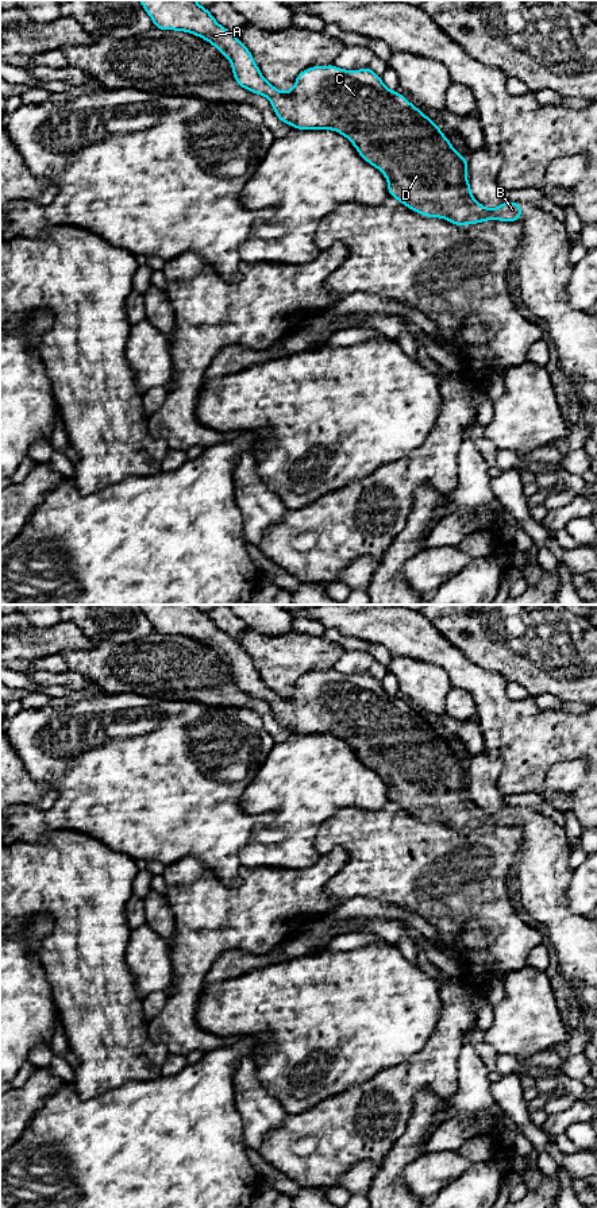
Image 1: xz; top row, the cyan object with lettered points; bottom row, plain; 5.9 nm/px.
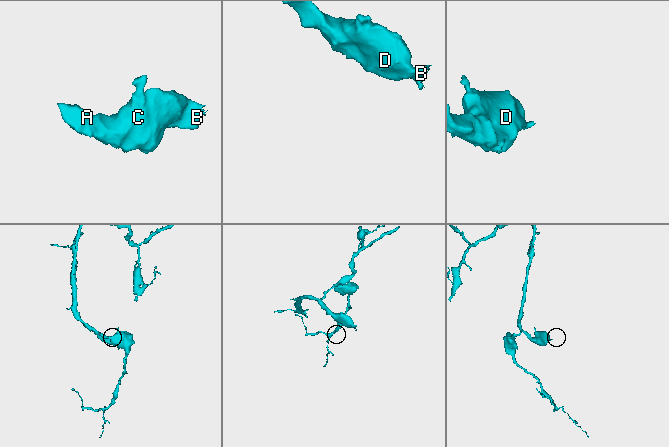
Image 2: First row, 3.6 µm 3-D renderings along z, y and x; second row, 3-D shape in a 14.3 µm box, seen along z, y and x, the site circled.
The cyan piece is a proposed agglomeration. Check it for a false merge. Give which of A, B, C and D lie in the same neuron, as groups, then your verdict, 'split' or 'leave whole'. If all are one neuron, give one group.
A B C D | leave whole

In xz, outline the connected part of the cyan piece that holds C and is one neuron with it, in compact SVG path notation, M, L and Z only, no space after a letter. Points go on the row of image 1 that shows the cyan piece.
M139 0L154 27L194 34L212 43L232 66L235 81L271 103L277 117L296 130L335 130L344 135L359 155L388 180L389 196L428 217L443 217L455 225L485 220L519 221L519 202L504 201L488 209L471 196L467 181L467 157L455 151L439 127L397 90L389 90L370 67L342 70L334 63L303 70L290 92L270 85L259 72L249 49L236 35L222 27L196 0Z

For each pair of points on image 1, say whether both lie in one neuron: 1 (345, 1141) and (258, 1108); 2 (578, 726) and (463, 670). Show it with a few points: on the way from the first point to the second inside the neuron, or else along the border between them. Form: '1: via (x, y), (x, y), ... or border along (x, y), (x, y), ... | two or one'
1: border along (289, 1115), (262, 1139) | two
2: via (549, 730), (522, 730), (490, 699) | one

